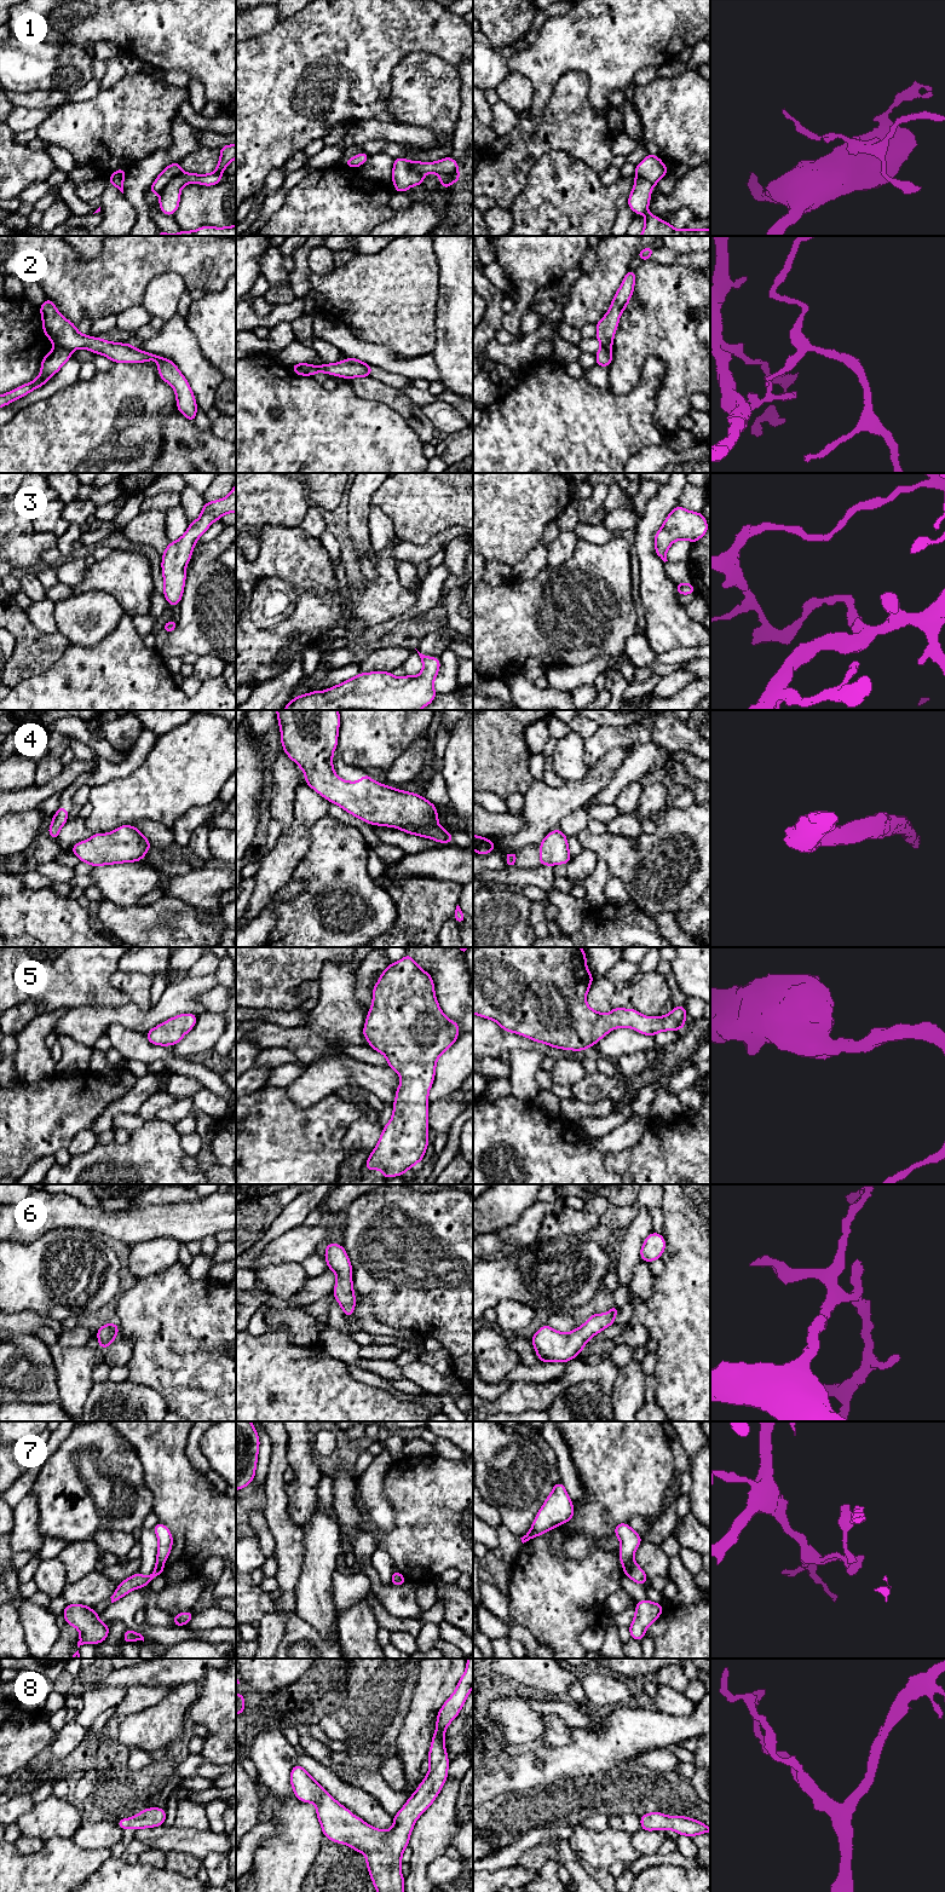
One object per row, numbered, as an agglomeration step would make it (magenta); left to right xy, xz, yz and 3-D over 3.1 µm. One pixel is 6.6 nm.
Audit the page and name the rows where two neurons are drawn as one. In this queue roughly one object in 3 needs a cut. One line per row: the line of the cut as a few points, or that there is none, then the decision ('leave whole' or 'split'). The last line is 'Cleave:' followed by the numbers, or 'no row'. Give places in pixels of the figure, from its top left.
1: cut xy (182, 172), (159, 192); split
2: cut xy (55, 346), (62, 346), (70, 351); split
3: cut none; leave whole
4: cut none; leave whole
5: cut none; leave whole
6: cut none; leave whole
7: cut yz (632, 1558), (623, 1564); split
8: cut none; leave whole
Cleave: 1, 2, 7

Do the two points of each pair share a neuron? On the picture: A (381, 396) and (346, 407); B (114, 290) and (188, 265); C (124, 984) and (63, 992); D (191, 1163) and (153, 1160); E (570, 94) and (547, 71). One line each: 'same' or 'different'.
A: different
B: same
C: different
D: different
E: different

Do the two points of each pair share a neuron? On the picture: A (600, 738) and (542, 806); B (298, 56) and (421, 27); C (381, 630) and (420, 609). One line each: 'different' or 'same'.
A: different
B: same
C: same

